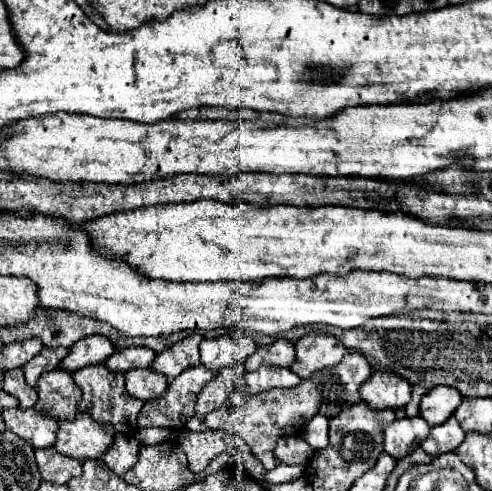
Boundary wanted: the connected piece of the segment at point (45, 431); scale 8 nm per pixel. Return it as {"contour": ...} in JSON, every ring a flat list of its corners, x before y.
{"contour":[[8,408,4,410,4,422,14,434,24,438,32,448,54,446,58,422,52,416,46,416,34,408,32,410]]}

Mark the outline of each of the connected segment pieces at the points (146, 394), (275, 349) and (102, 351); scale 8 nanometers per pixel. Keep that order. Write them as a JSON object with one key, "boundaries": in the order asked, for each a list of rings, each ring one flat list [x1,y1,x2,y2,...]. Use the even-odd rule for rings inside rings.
{"boundaries":[[[150,368,126,372,126,392,144,402,160,398,166,392,166,388,168,388,168,378,152,372]],[[280,338,280,340,272,342,270,346,258,348,256,354,260,354,262,364,268,364,268,366,290,366,296,358,294,344,288,342,286,338]],[[86,336,78,340,68,356,60,362,60,368,66,372,76,372,78,368,92,366,92,364,104,364,104,360,114,352,112,342,106,336]]]}

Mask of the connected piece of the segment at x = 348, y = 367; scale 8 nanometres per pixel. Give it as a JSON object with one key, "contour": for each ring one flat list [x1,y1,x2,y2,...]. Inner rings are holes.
{"contour":[[350,352,334,368,314,372,308,380,302,380,296,388,276,388,252,396,234,392,228,398,228,404,224,404,224,408,218,408,216,412,210,412,206,416,196,414,192,420,188,420,186,428,192,432,204,432,210,428,210,430,224,430,230,434,238,434,246,440,246,444,252,448,252,452,258,456,264,468,272,470,278,464,278,460,274,458,274,448,282,436,300,434,306,422,316,414,332,418,338,416,342,408,360,402,358,388,370,374,372,366,368,364,368,360,360,352]]}

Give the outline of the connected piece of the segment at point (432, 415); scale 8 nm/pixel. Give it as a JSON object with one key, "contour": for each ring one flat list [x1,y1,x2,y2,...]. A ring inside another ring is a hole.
{"contour":[[436,386,432,390,428,390,422,396,420,402,420,416,430,424,442,424,450,418,450,414,458,408,462,396,460,392,456,392,456,388,444,388,444,386]]}

